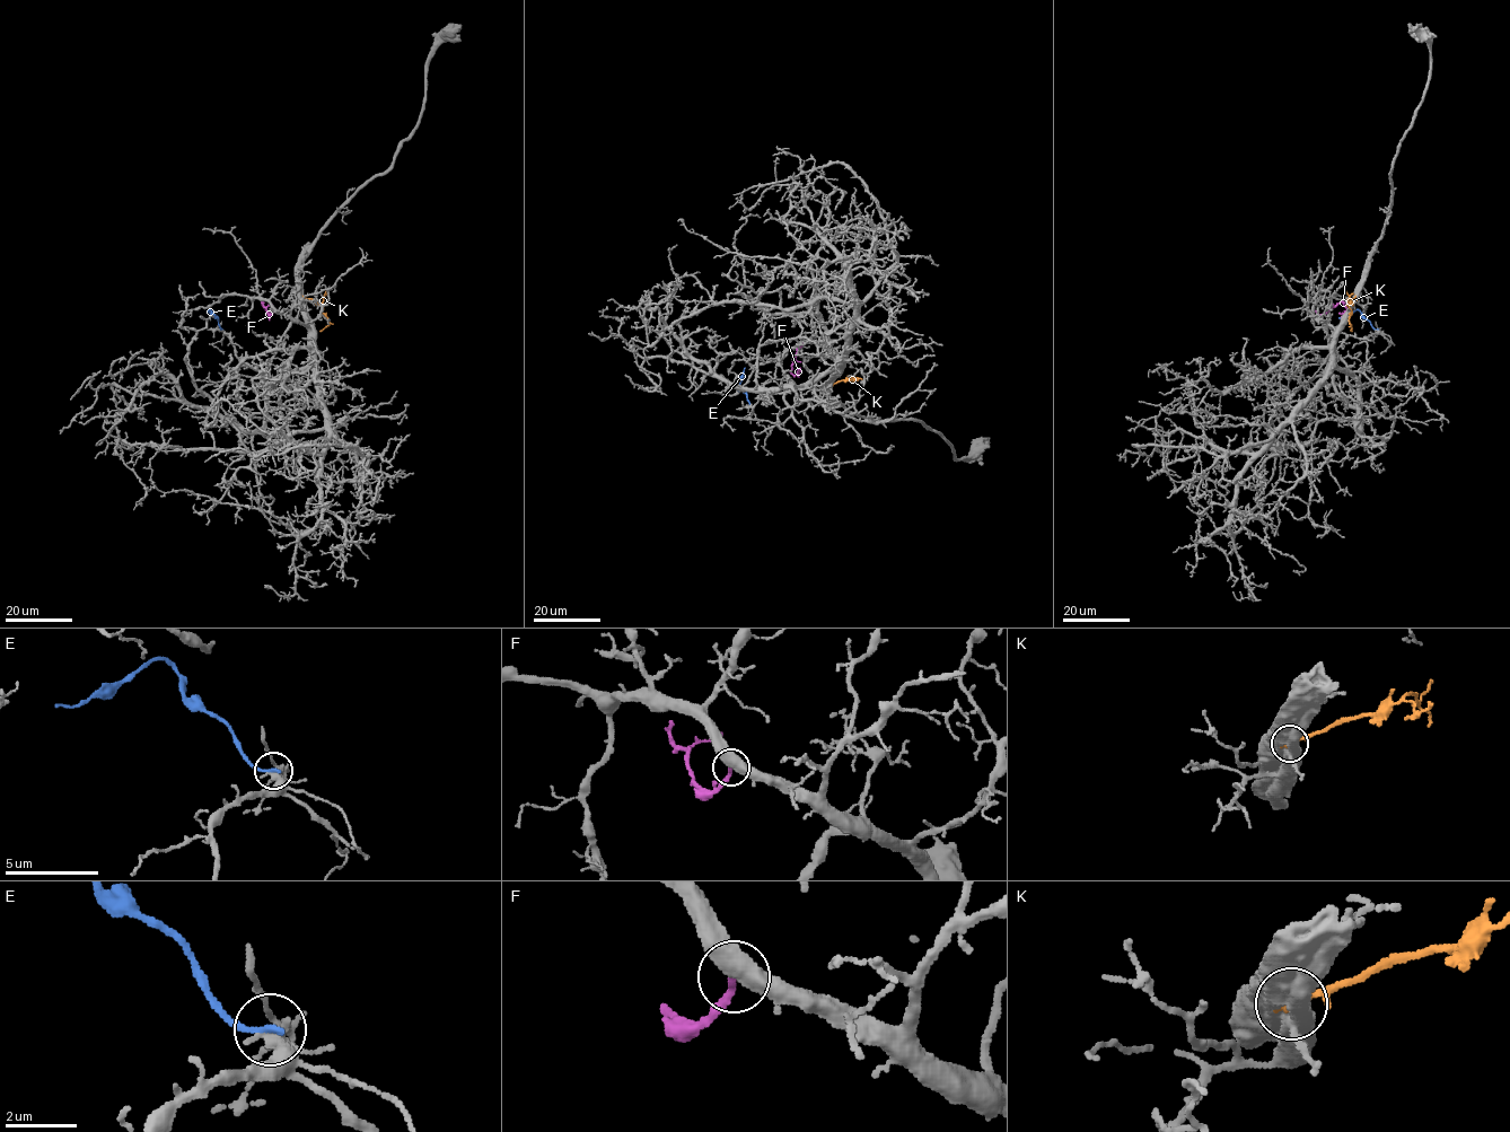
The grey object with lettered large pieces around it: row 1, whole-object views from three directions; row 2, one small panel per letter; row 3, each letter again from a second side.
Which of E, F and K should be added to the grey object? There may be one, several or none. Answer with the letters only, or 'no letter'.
F

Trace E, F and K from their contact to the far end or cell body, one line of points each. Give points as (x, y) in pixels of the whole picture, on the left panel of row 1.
E: (221, 330), (209, 309), (216, 317)
F: (274, 310), (270, 315), (263, 301), (269, 319)
K: (300, 296), (316, 300), (323, 308), (330, 323), (319, 331)

